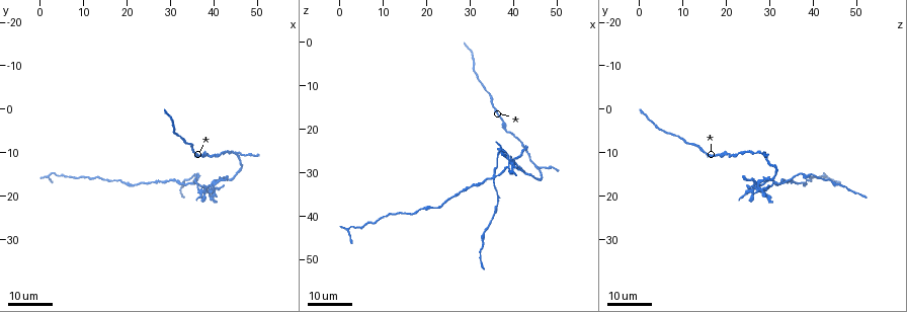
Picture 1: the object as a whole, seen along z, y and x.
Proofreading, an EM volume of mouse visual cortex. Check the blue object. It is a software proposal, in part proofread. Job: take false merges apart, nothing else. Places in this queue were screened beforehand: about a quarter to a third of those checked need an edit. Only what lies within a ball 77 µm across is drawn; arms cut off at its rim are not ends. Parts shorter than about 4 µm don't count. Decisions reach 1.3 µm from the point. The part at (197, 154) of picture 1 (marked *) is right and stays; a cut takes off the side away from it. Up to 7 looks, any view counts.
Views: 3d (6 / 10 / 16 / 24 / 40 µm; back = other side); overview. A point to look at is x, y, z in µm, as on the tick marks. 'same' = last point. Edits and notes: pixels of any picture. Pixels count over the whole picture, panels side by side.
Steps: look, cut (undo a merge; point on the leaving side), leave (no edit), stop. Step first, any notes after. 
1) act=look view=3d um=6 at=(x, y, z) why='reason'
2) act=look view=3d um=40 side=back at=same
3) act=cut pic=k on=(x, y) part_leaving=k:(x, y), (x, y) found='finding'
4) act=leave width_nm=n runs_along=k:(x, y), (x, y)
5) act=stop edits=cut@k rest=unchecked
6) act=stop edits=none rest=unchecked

act=look view=3d um=24 at=(45.5, 15.0, 31.5) why='narrows sharply'

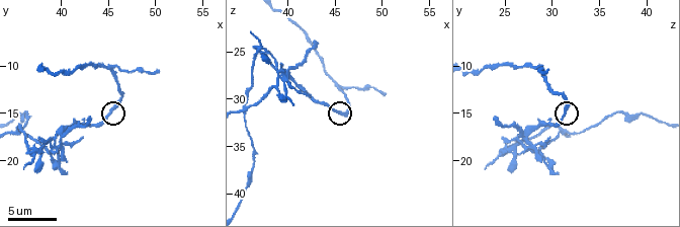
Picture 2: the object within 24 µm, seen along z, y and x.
act=look view=3d um=6 at=(45.0, 15.0, 31.2)

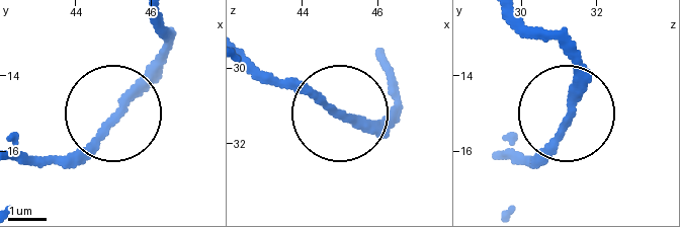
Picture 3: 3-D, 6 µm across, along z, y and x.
act=cut pic=3 on=(93, 153) part_leaving=3:(121, 110), (76, 149), (18, 156) found='two neurons meet here'

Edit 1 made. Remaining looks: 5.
act=look view=overview why='redraw'

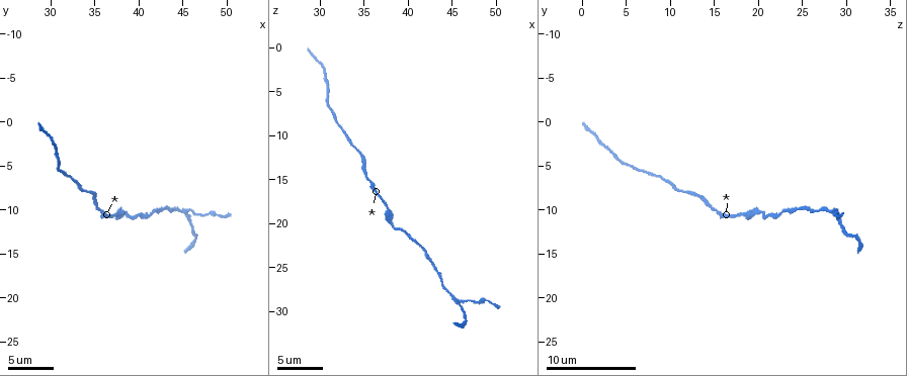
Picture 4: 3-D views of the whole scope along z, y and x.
act=look view=3d um=10 at=(38.0, 10.2, 20.0) why='thick turns thin'

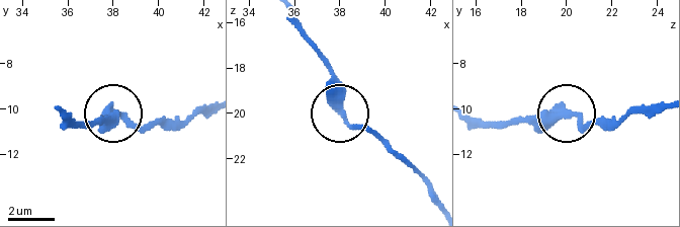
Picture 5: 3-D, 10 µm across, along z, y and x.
act=leave width_nm=320 runs_along=5:(486, 120), (554, 120), (568, 114), (604, 130) found='all the same neuron'

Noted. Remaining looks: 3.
act=look view=3d um=16 at=(45.6, 11.0, 29.0) why='three-way junction'

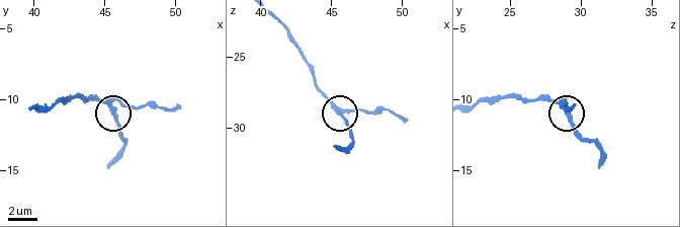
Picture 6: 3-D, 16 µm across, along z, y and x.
act=cut pic=6 on=(132, 105) width_nm=210 part_leaving=6:(110, 98), (126, 105), (180, 107) found='a second neuron is stuck on'

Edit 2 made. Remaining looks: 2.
act=stop edits=cut@3,cut@6 rest=unchecked

